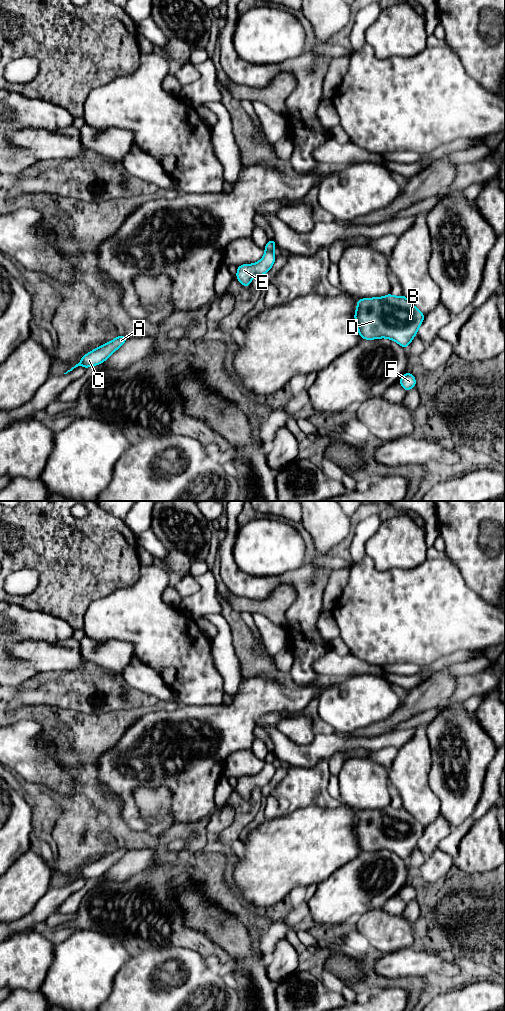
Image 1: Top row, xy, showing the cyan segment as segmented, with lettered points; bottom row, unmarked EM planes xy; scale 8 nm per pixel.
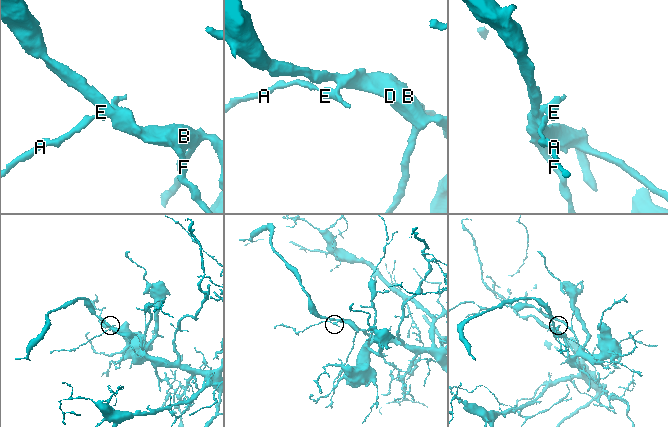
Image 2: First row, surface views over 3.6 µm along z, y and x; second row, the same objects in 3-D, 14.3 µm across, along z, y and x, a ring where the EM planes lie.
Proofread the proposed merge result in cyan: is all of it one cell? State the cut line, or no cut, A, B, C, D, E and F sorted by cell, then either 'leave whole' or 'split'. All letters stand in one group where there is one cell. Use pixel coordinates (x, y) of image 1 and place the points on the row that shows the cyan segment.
cut xy (265, 250), (272, 251); groups A C E / B D F; split

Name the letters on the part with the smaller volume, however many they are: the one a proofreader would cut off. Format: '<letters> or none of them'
A, C, E

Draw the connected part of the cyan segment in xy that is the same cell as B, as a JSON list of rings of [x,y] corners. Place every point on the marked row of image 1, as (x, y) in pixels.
[[[391,293],[384,297],[357,299],[355,323],[361,339],[388,338],[407,349],[425,314],[410,300]]]

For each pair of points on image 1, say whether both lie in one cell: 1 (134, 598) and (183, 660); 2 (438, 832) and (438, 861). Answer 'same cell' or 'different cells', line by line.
1: same cell
2: same cell

